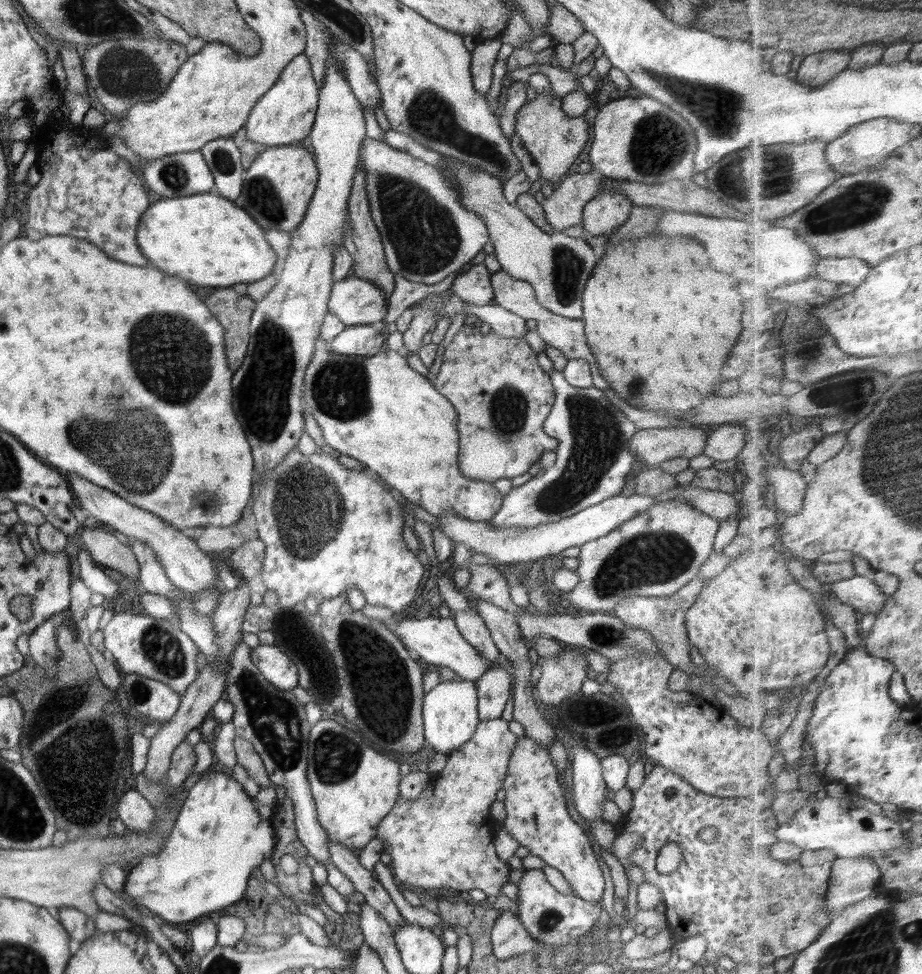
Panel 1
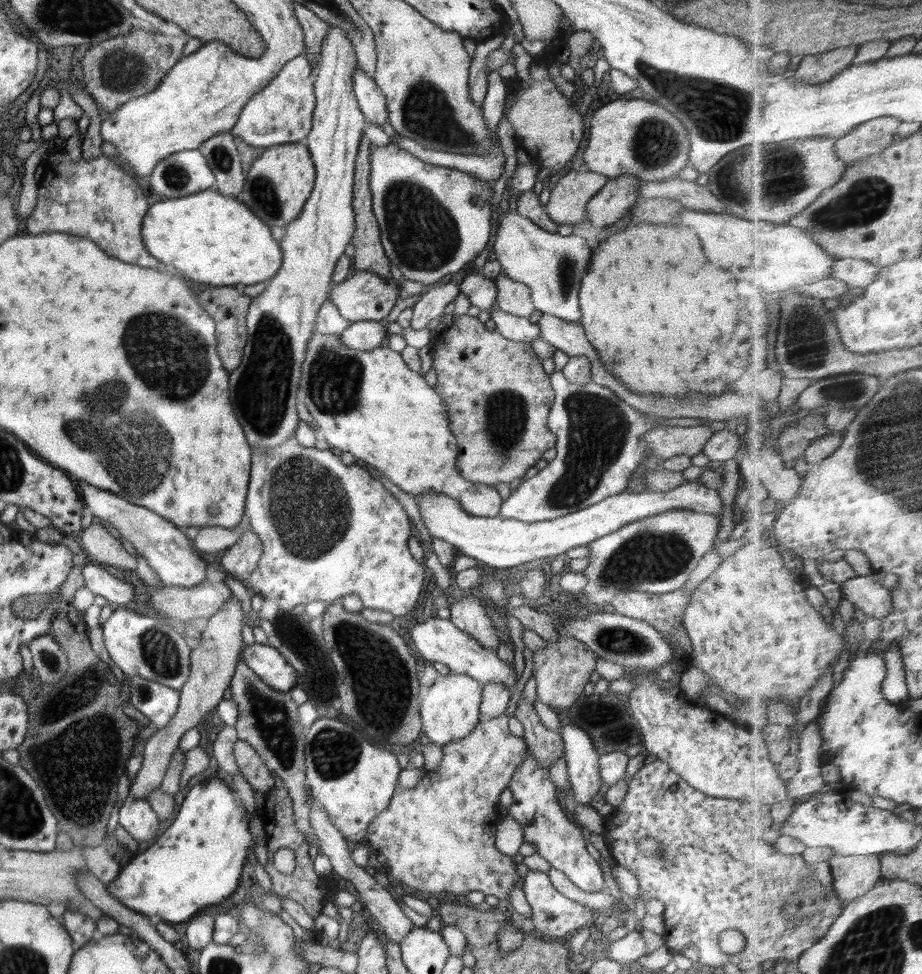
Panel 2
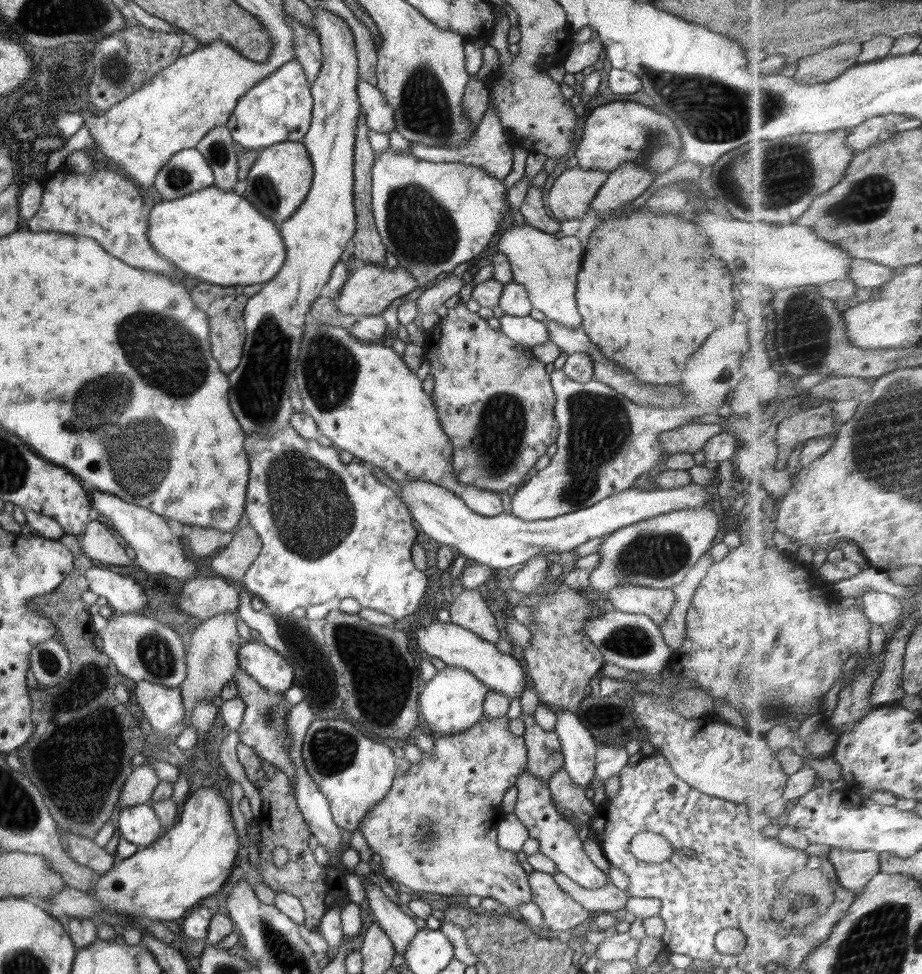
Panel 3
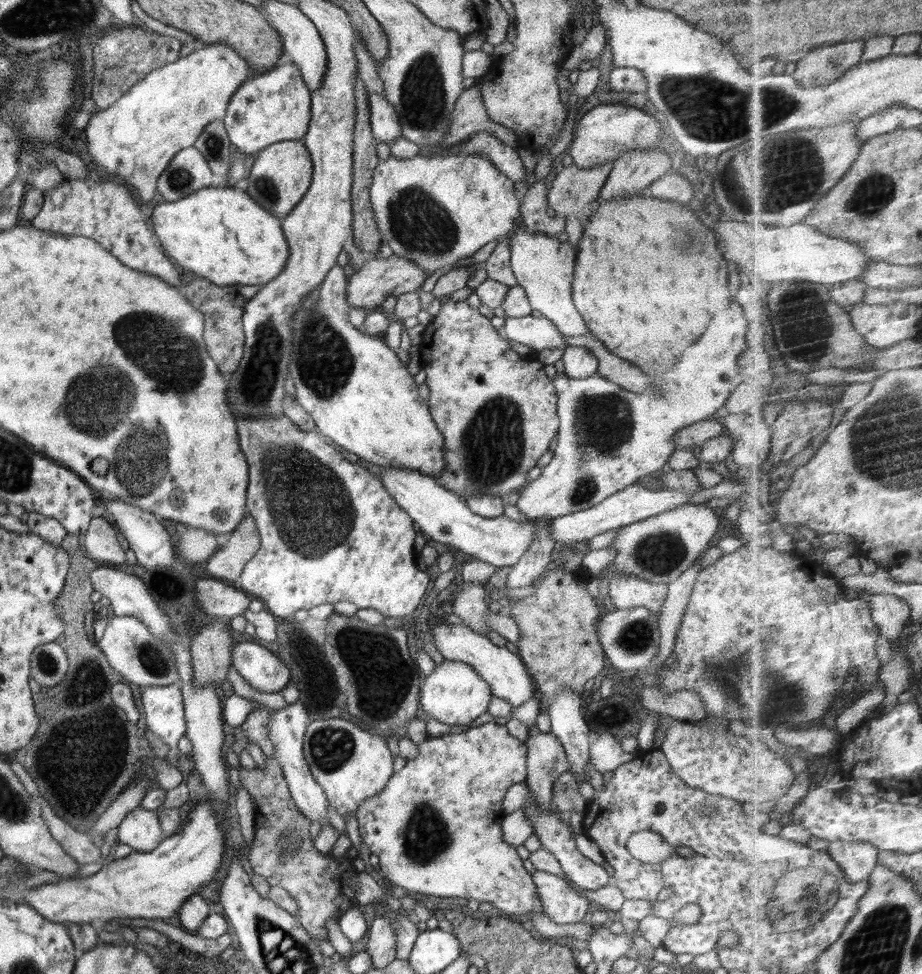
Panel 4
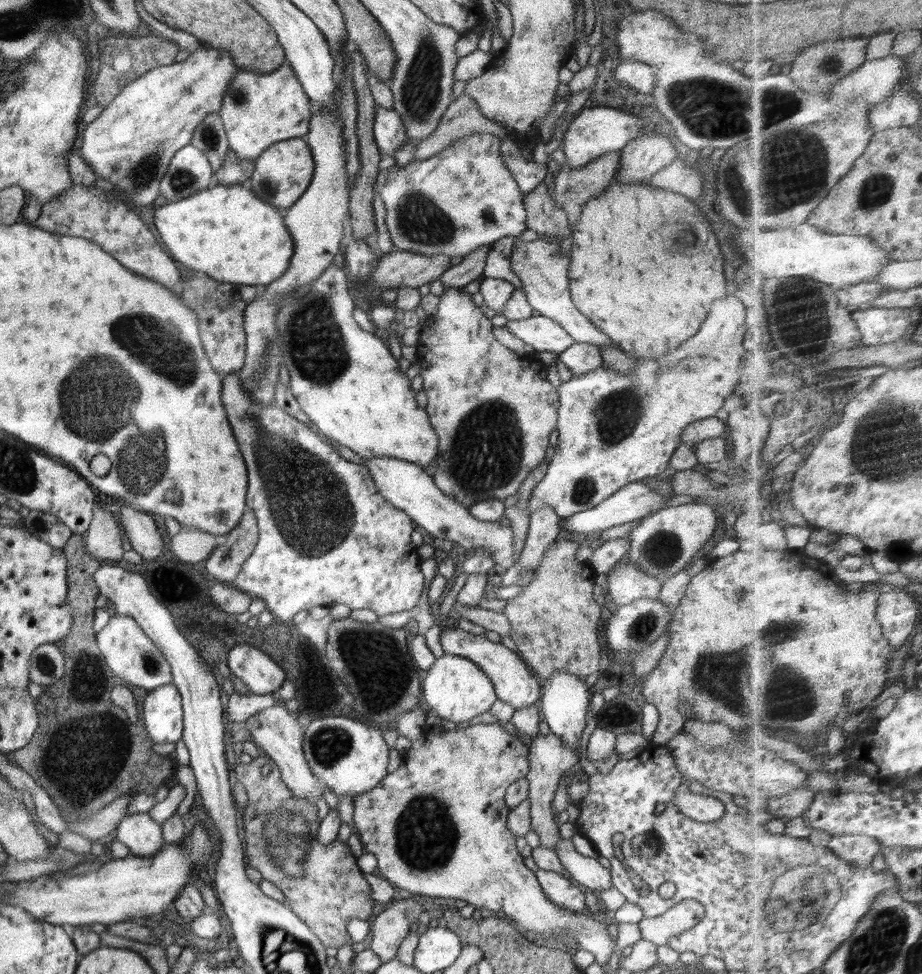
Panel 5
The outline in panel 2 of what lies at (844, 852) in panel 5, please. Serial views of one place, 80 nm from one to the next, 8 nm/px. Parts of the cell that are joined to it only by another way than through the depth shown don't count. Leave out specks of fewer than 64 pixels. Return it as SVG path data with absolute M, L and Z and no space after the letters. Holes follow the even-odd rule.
M834 855L830 860L834 887L844 906L874 890L883 876L881 855Z

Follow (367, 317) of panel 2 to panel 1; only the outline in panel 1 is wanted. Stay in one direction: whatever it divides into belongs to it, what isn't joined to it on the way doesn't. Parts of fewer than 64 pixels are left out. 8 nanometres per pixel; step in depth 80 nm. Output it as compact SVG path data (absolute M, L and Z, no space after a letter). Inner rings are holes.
M363 278L335 281L328 311L335 314L346 327L371 325L383 321L388 306L385 292Z

